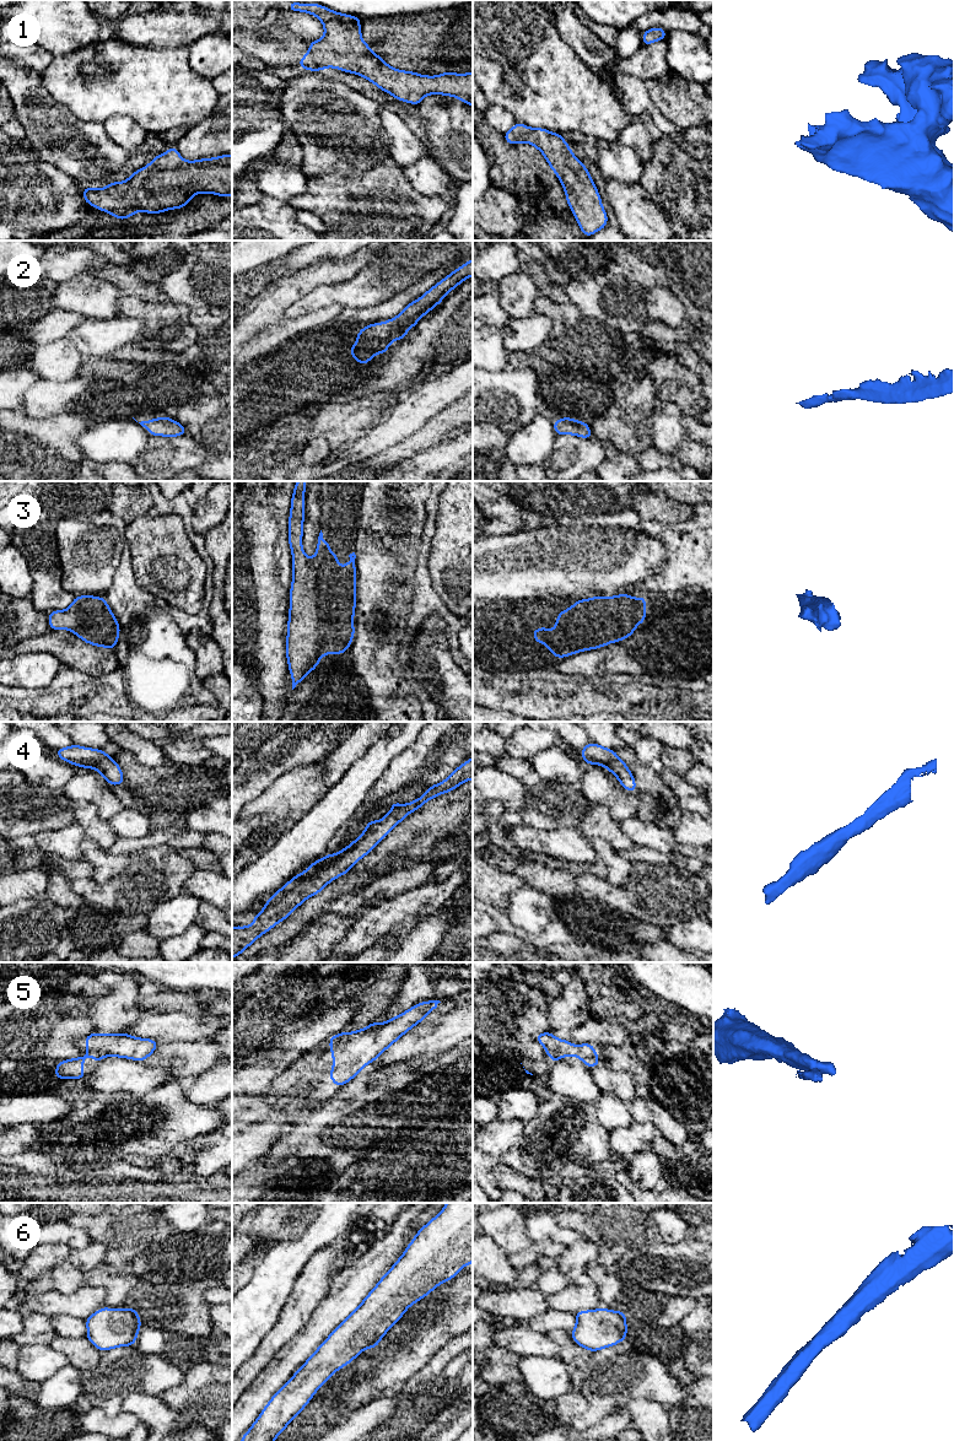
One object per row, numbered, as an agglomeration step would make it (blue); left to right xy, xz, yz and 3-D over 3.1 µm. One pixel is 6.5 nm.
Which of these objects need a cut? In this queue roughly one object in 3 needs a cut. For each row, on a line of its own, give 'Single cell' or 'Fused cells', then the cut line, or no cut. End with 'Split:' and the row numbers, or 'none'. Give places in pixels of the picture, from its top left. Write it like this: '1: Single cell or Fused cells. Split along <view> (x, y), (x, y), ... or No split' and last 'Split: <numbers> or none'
1: Single cell. No split
2: Single cell. No split
3: Single cell. No split
4: Single cell. No split
5: Fused cells. Split along xy (89, 1050), (93, 1050), (102, 1056)
6: Single cell. No split
Split: 5

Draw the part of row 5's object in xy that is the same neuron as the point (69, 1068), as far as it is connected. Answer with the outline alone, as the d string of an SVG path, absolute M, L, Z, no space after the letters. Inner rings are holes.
M88 1051L81 1057L76 1057L74 1059L65 1059L56 1064L55 1067L55 1079L85 1079L86 1075L83 1074L83 1059L85 1058L95 1058L96 1064L98 1064L102 1059L102 1056L95 1051Z

